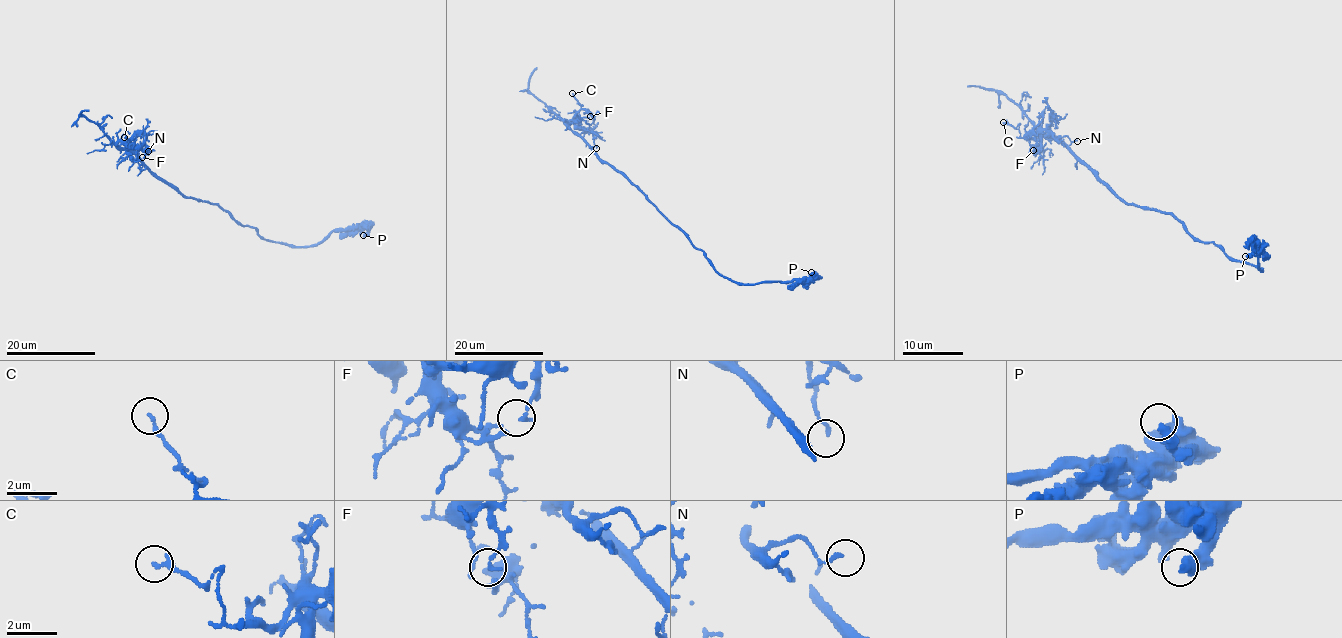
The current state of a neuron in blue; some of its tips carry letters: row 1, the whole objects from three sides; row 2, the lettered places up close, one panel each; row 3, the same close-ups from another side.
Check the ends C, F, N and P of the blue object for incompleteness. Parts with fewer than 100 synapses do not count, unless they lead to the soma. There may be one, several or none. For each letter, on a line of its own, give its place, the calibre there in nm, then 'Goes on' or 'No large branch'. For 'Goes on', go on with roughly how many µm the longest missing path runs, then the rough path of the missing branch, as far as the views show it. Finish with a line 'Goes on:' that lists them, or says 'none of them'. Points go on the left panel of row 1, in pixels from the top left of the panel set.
C: Place: (124, 137). Thickness 200 nm. No large branch
F: Place: (142, 157). Thickness 140 nm. No large branch
N: Place: (148, 151). Thickness 130 nm. No large branch
P: Place: (363, 235). Thickness 440 nm. No large branch
Goes on: none of them

